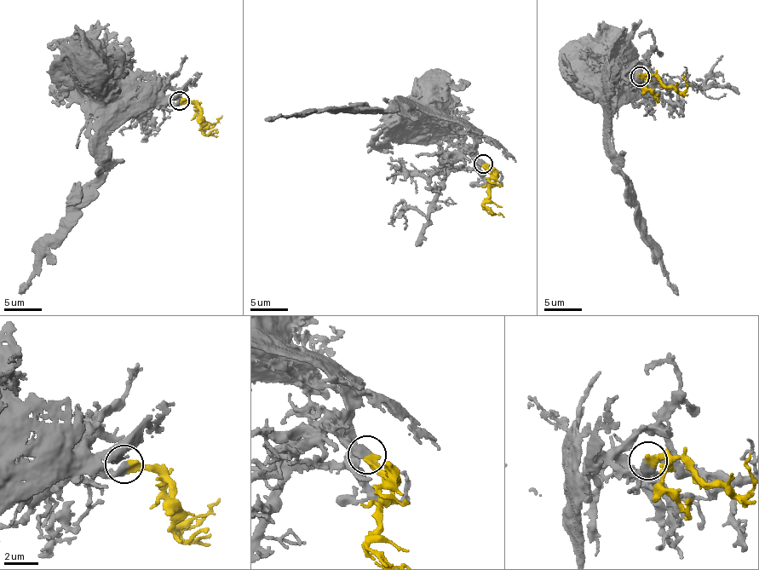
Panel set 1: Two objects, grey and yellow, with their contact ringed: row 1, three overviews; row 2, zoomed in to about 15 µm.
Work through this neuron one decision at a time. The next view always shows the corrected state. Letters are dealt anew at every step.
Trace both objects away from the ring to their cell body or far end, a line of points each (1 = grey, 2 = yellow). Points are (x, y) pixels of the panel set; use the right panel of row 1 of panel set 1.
1: (640, 77), (613, 79), (610, 83), (603, 74), (606, 68), (594, 59), (587, 71)
2: (639, 77), (653, 75), (668, 87), (685, 92), (685, 73)

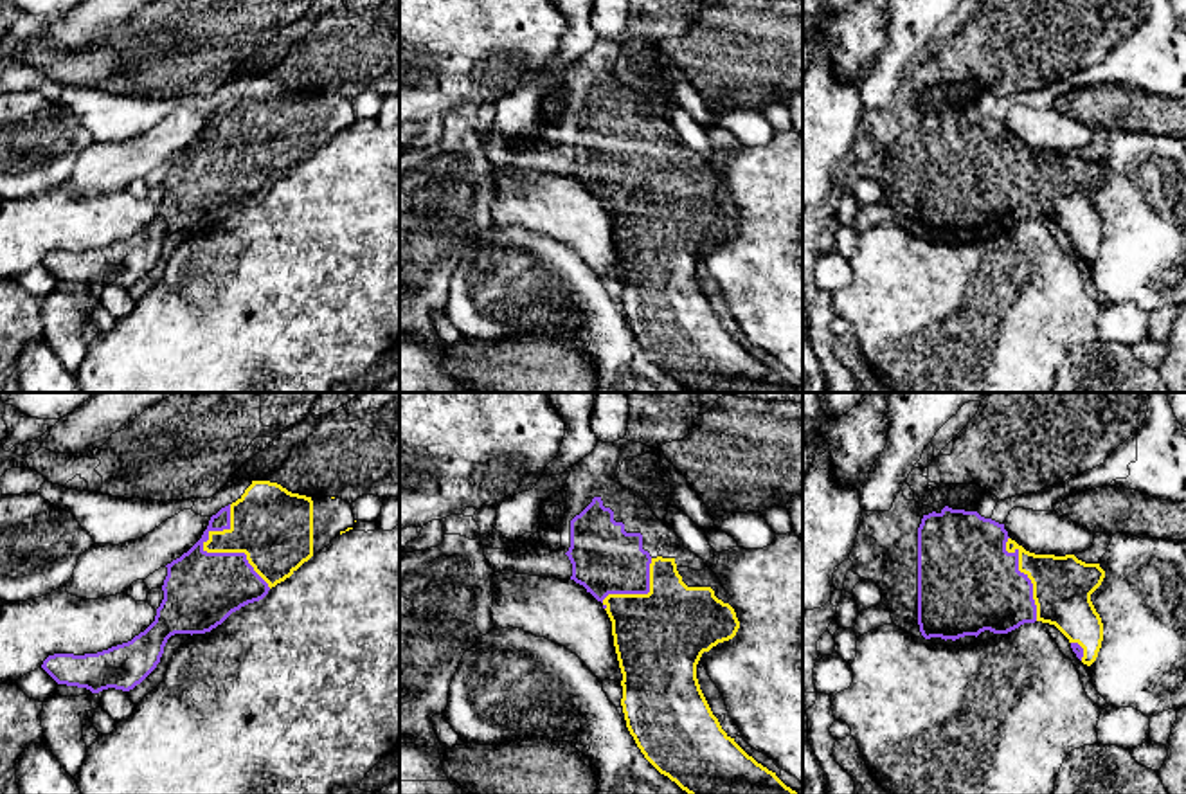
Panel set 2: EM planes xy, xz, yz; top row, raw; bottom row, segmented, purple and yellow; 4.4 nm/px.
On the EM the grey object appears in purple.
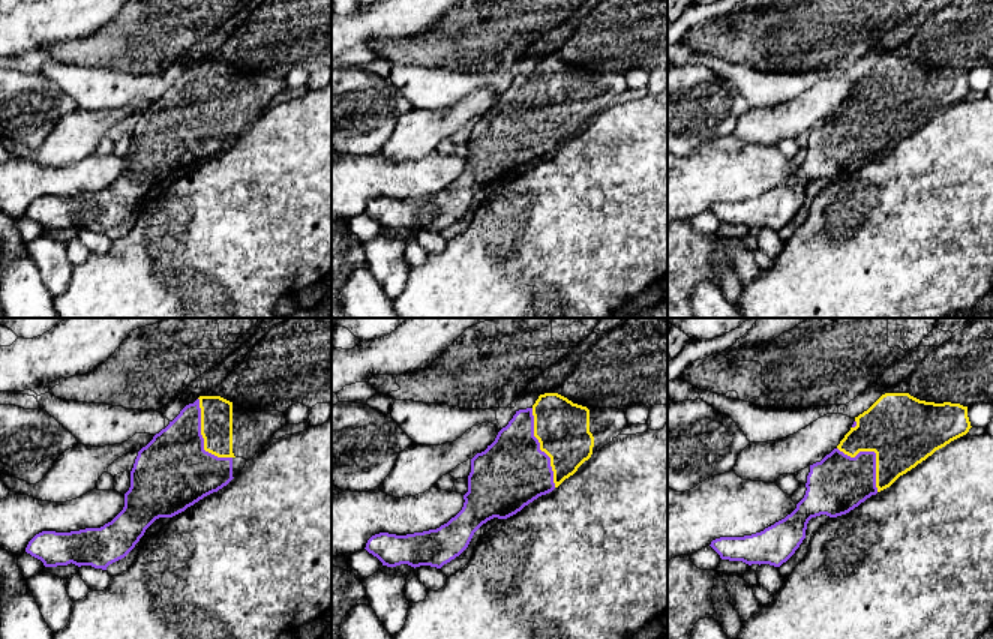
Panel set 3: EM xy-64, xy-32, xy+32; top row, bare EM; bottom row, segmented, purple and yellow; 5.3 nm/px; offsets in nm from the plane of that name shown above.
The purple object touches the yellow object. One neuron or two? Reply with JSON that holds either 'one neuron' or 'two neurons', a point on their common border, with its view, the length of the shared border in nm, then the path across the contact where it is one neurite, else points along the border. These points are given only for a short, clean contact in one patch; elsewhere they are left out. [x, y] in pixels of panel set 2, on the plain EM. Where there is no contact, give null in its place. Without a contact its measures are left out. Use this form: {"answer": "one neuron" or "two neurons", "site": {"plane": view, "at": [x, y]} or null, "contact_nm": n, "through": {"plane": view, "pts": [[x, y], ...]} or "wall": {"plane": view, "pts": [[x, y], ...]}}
{"answer": "one neuron", "site": {"plane": "xy", "at": [213, 150]}, "contact_nm": 420}

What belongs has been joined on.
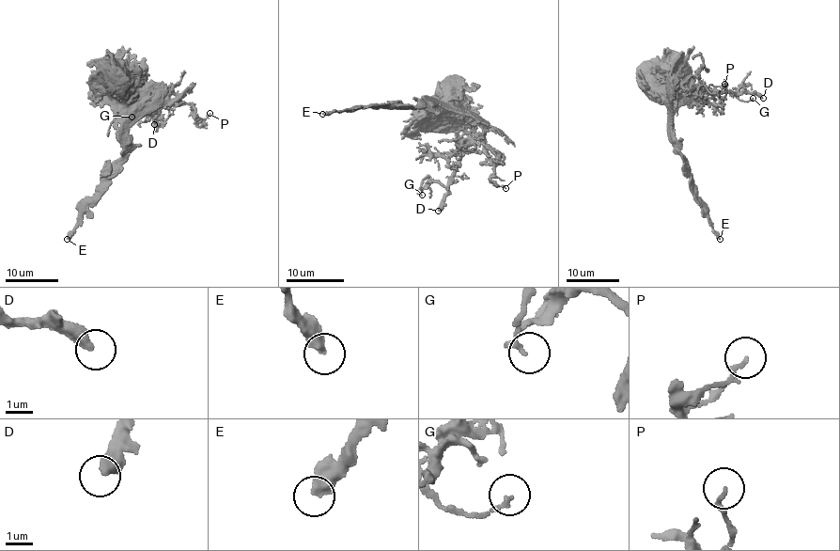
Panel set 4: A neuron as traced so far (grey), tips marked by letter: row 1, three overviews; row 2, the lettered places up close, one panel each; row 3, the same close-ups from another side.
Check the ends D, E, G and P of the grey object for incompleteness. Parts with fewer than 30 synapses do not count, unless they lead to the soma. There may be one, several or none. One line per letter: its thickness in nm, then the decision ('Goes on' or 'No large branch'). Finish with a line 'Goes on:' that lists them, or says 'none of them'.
D: Thickness 440 nm. No large branch
E: Thickness 480 nm. No large branch
G: Thickness 150 nm. No large branch
P: Thickness 160 nm. No large branch
Goes on: none of them

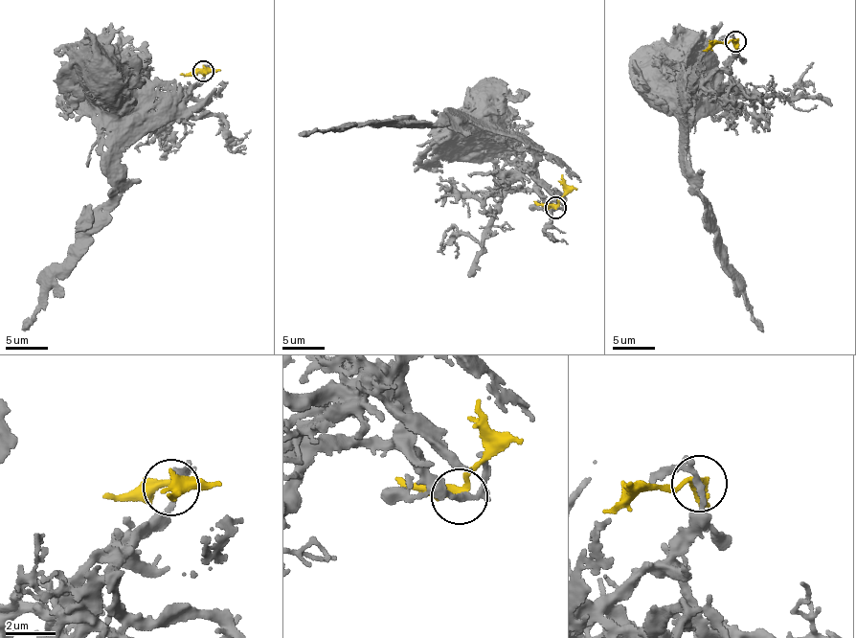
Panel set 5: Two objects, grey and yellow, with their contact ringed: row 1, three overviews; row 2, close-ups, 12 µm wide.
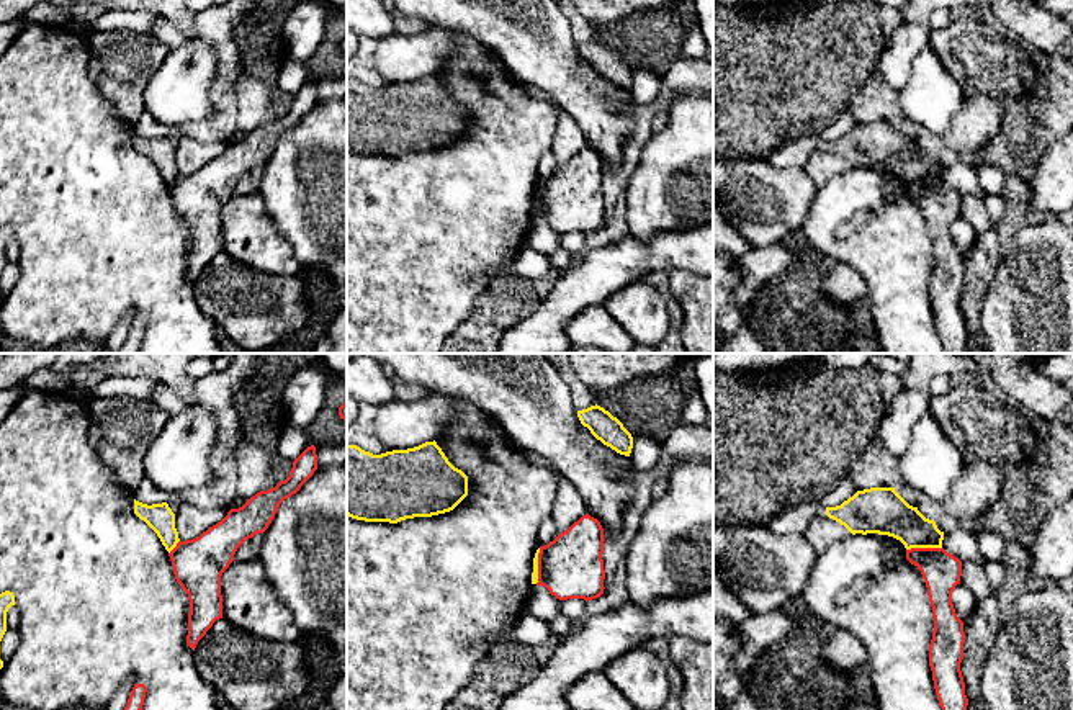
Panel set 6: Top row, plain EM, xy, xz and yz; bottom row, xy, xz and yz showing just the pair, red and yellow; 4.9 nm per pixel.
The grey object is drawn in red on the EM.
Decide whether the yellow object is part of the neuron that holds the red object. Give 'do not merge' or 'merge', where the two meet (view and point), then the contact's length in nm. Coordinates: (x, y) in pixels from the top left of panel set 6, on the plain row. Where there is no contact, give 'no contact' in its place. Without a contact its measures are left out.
do not merge; contact xz (538, 200); length 180 nm

